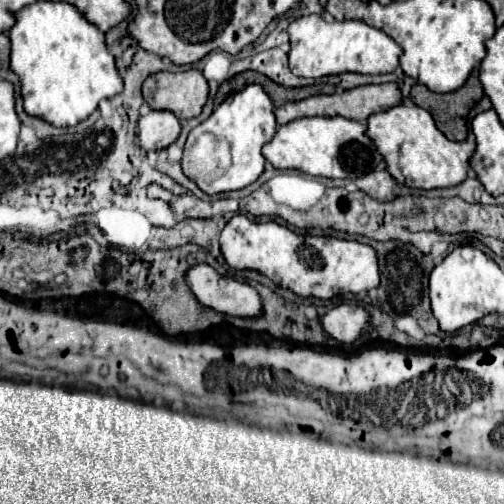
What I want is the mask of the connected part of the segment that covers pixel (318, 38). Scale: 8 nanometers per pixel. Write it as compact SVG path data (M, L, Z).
M321 14L299 16L289 24L291 50L289 50L289 68L293 74L303 78L321 78L329 74L359 72L359 74L387 74L399 66L401 46L387 36L383 30L377 30L363 20L333 20L327 22Z

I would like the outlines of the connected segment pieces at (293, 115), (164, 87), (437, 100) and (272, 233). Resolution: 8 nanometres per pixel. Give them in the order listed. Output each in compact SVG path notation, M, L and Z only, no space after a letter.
M387 82L387 84L367 84L367 86L357 86L351 90L345 90L343 94L319 94L319 96L311 96L299 102L287 102L281 108L275 110L277 116L277 124L287 124L291 120L303 118L303 116L345 116L345 118L353 118L353 120L367 120L371 114L393 108L397 104L403 102L403 94L401 94L401 86L397 82Z
M161 70L143 82L143 98L153 110L173 110L177 118L195 118L209 98L209 84L199 70Z
M475 70L465 86L449 94L431 92L425 84L415 84L411 90L411 98L417 106L425 106L443 130L445 136L451 140L465 140L467 138L467 116L469 110L483 98L483 86L479 82L479 72Z
M235 214L221 232L221 252L231 268L257 270L275 284L293 290L297 296L333 298L345 292L363 292L379 286L379 266L375 250L357 240L321 238L297 234L285 224L251 222L245 214Z

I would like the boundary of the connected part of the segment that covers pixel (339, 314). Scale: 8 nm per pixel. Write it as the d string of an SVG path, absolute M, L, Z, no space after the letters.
M339 304L327 310L325 316L321 316L323 330L335 340L345 344L357 340L361 330L367 326L367 322L369 322L369 314L361 306L349 306L349 304Z

